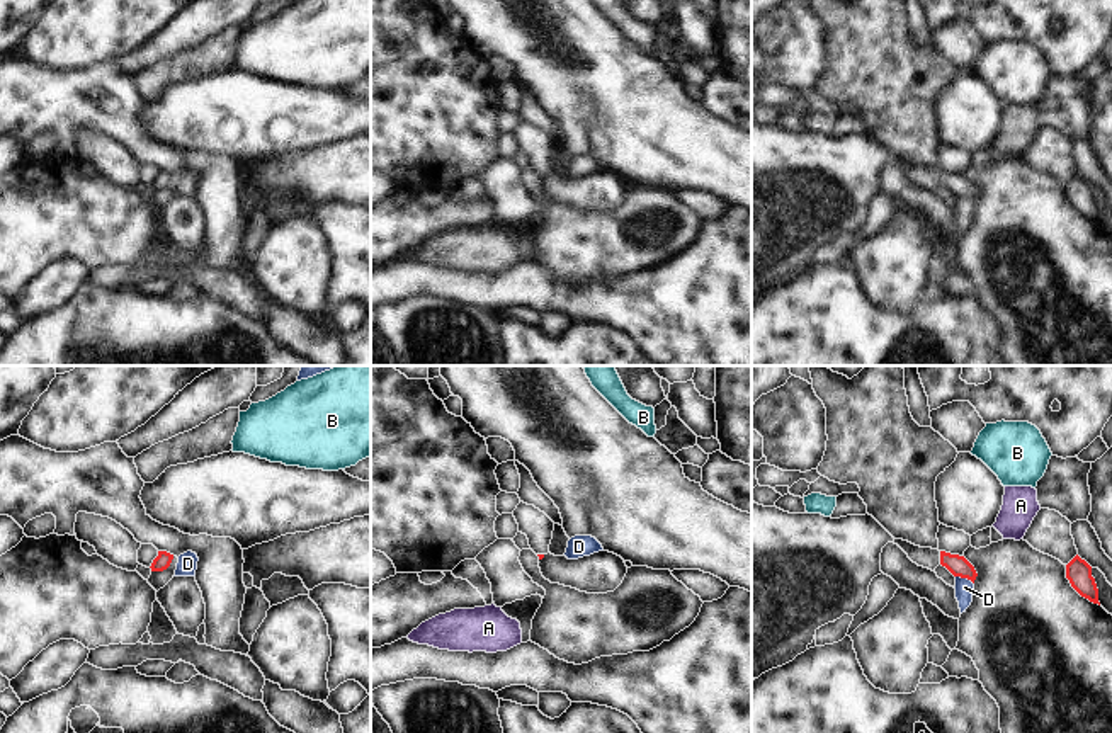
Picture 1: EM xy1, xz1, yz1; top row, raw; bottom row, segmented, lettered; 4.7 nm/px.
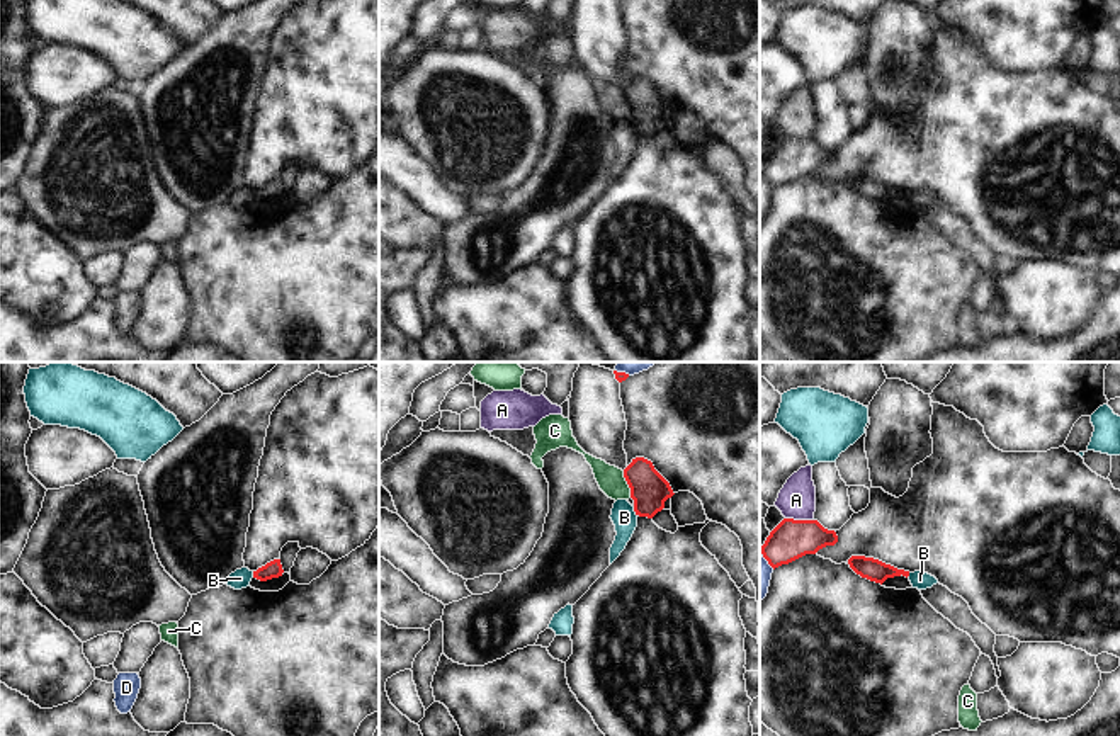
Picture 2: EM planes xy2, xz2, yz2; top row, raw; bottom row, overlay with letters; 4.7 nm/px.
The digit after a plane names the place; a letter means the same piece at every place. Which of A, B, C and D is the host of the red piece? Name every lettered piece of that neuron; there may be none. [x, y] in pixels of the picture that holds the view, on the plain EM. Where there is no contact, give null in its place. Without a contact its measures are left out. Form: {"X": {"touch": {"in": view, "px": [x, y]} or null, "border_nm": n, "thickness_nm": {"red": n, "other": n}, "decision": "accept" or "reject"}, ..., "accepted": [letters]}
{"A": {"touch": {"in": "yz2", "px": [799, 140]}, "border_nm": 140, "thickness_nm": {"red": 190, "other": 180}, "decision": "reject"}, "B": {"touch": {"in": "xz2", "px": [634, 130]}, "border_nm": 50, "thickness_nm": {"red": 180, "other": 120}, "decision": "reject"}, "C": {"touch": {"in": "xz2", "px": [627, 102]}, "border_nm": 130, "thickness_nm": {"red": 180, "other": 130}, "decision": "reject"}, "D": {"touch": {"in": "yz1", "px": [964, 196]}, "border_nm": 100, "thickness_nm": {"red": 100, "other": 90}, "decision": "reject"}, "accepted": []}

